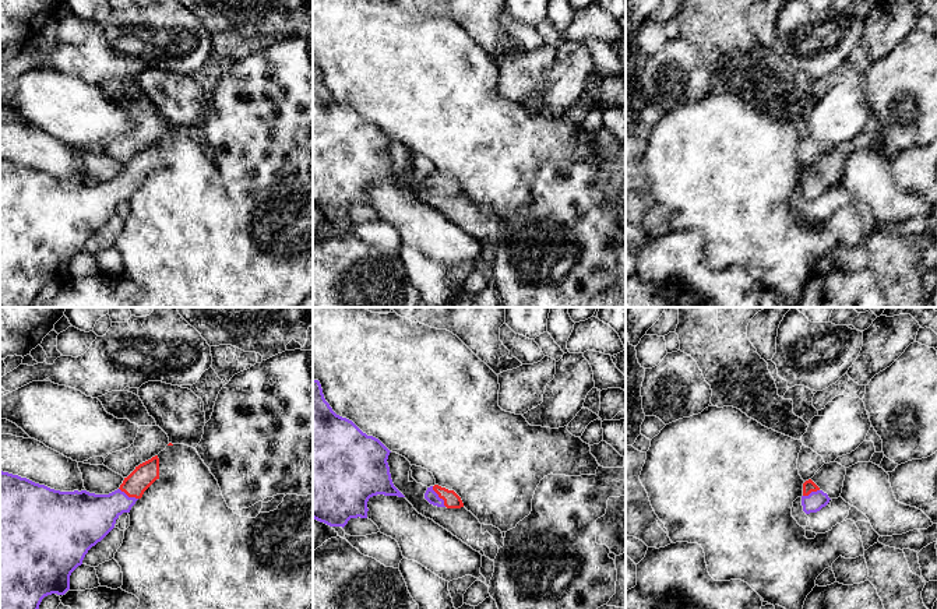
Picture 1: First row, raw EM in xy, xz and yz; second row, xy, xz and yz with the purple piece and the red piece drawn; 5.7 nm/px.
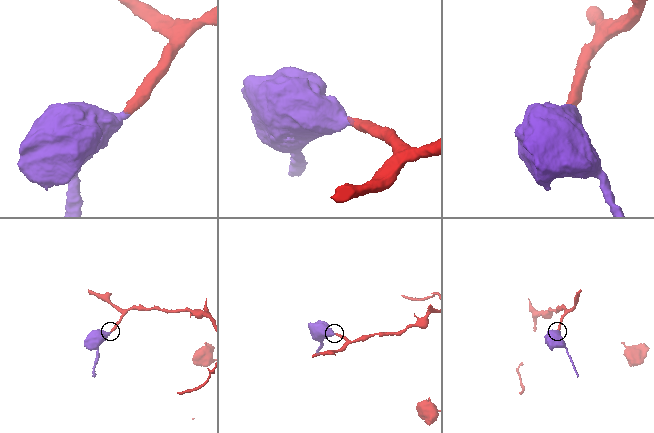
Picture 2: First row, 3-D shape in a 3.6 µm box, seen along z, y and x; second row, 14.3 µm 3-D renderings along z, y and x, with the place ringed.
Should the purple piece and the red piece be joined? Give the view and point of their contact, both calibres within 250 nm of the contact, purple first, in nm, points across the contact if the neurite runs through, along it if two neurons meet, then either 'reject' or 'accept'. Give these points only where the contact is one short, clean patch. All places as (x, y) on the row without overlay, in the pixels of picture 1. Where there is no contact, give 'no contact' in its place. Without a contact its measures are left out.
xz (437, 183) | 70/100 nm | across xz (430, 182), (437, 183), (451, 187) | accept

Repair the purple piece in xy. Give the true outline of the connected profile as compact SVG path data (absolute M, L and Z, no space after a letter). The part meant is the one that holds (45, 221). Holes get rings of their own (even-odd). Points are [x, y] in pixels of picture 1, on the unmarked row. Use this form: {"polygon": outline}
{"polygon": "M158 142L135 154L120 175L109 182L87 177L60 179L0 158L0 307L28 307L39 298L45 284L64 282L70 277L71 260L82 251L88 237L115 215L116 207L123 200L130 200L156 166L159 166Z"}

